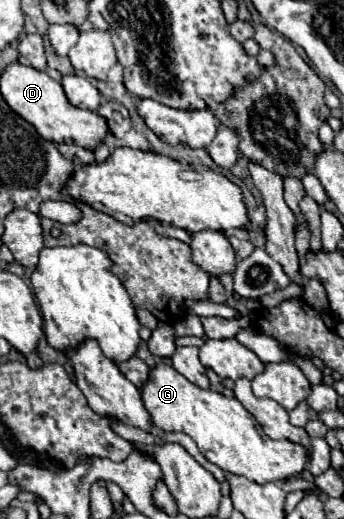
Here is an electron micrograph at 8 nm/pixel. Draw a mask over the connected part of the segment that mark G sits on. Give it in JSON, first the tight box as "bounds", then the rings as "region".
{"bounds":[140,362,308,484],"region":[[[164,362],[150,368],[148,382],[140,386],[140,394],[154,428],[188,434],[196,442],[202,456],[224,472],[240,474],[264,484],[298,476],[308,464],[308,452],[304,446],[288,440],[270,440],[262,432],[256,418],[242,408],[236,398],[226,398],[210,388],[194,386]]]}

